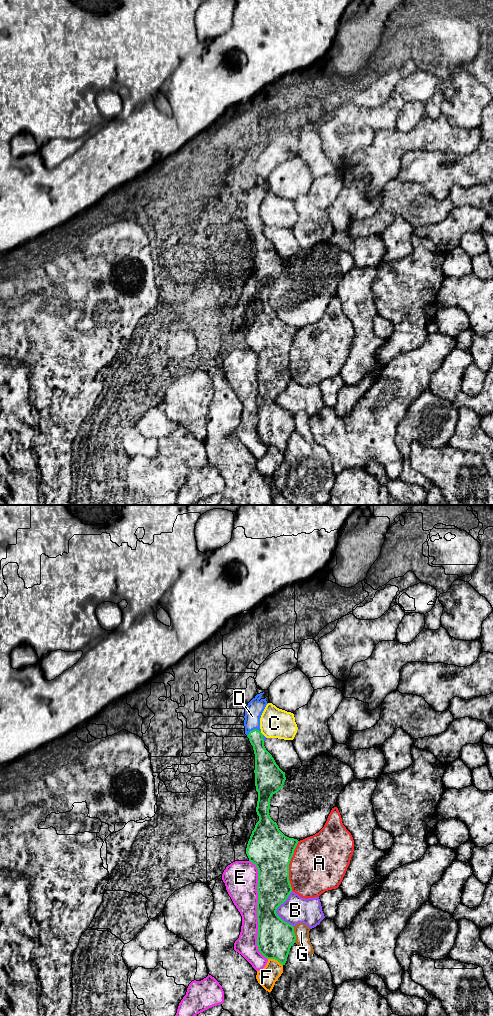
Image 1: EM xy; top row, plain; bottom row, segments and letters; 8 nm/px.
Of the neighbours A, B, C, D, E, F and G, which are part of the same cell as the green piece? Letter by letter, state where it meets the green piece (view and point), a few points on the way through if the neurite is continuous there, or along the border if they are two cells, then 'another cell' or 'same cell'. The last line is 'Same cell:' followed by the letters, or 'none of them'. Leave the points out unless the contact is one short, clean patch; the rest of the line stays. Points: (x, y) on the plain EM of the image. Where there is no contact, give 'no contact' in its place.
A: meets green in xy at (288, 354); another cell
B: meets green in xy at (276, 398); another cell
C: meets green in xy at (261, 221); another cell
D: meets green in xy at (254, 217); same cell
E: meets green in xy at (257, 398); another cell
F: meets green in xy at (275, 447); another cell
G: meets green in xy at (294, 423); another cell
Same cell: D

